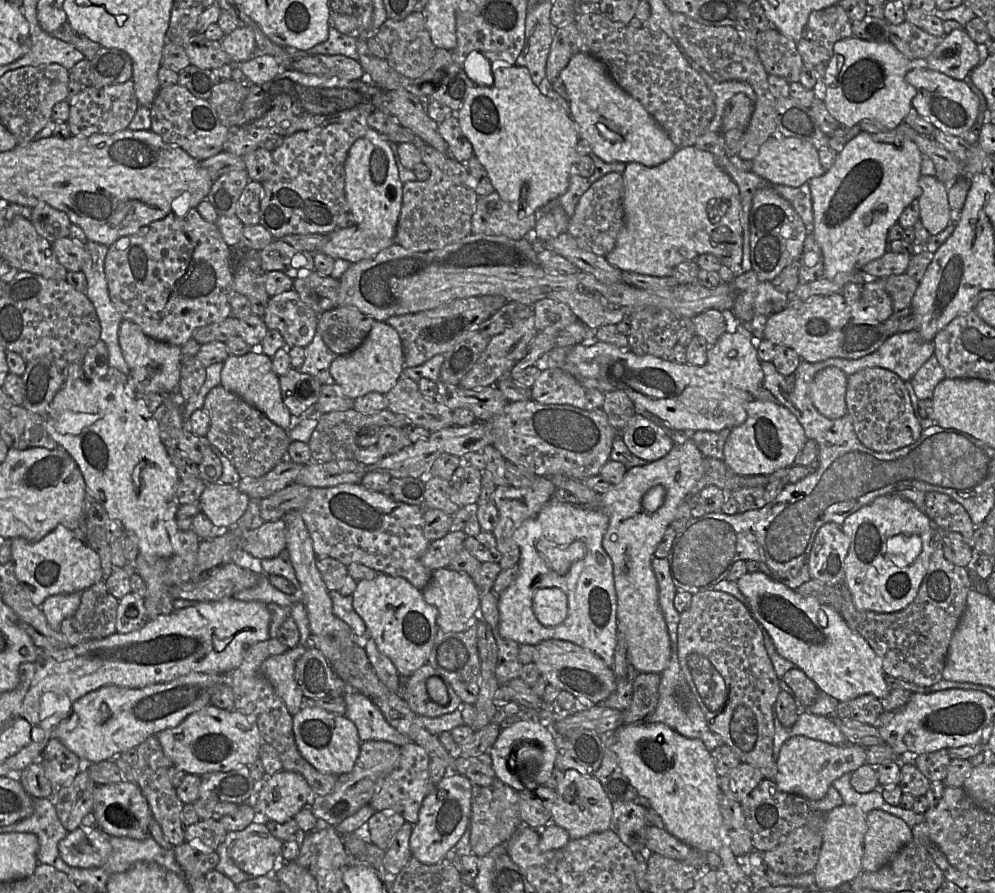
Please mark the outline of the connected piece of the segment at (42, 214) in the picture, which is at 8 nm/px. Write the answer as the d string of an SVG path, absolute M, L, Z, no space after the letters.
M40 202L32 208L31 213L31 222L37 233L51 243L70 236L72 223L65 212Z

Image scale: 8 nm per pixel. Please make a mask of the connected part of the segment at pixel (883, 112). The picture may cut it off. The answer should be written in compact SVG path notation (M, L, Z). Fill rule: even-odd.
M854 36L837 41L833 46L833 56L827 63L827 68L823 78L825 97L822 100L826 109L832 117L836 119L842 126L852 127L863 121L879 122L889 130L893 130L904 122L906 115L912 107L912 99L916 95L916 89L905 80L906 73L911 69L911 60L905 57L897 48L889 41L883 43L870 42L858 39Z

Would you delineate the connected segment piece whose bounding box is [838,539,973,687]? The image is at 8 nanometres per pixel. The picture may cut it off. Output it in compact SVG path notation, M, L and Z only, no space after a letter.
M934 543L927 572L921 582L916 598L906 608L898 612L876 613L872 611L858 610L853 604L851 595L842 581L839 591L842 596L840 615L848 626L861 635L880 658L885 675L901 678L918 686L930 687L942 679L942 671L945 666L950 640L957 628L966 608L968 592L973 587L973 578L966 567L954 565L943 554L938 543Z

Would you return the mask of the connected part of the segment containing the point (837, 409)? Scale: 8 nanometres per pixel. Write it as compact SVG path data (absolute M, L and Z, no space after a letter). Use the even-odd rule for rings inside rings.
M834 366L826 367L815 375L810 396L814 406L823 416L836 420L848 413L847 384L848 376Z

